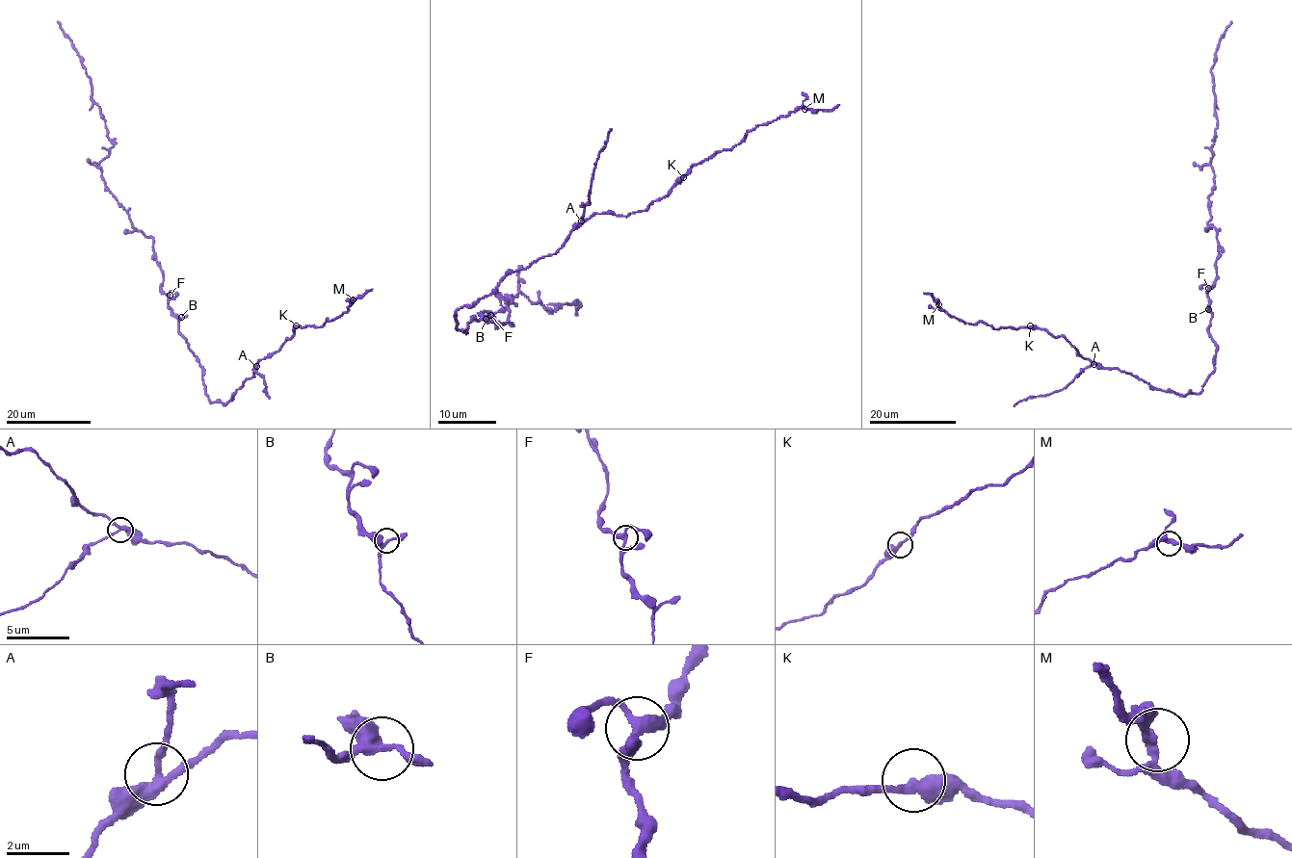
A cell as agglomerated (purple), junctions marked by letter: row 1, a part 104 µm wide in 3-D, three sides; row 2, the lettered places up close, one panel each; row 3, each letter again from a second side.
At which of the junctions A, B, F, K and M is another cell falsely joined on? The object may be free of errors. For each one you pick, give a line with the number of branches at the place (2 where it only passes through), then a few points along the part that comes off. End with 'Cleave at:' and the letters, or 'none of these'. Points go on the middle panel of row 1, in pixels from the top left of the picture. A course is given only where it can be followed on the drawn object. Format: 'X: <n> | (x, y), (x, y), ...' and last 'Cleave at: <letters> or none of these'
A: 3 | (581, 221), (585, 204), (589, 203), (594, 164), (611, 129)
Cleave at: A

